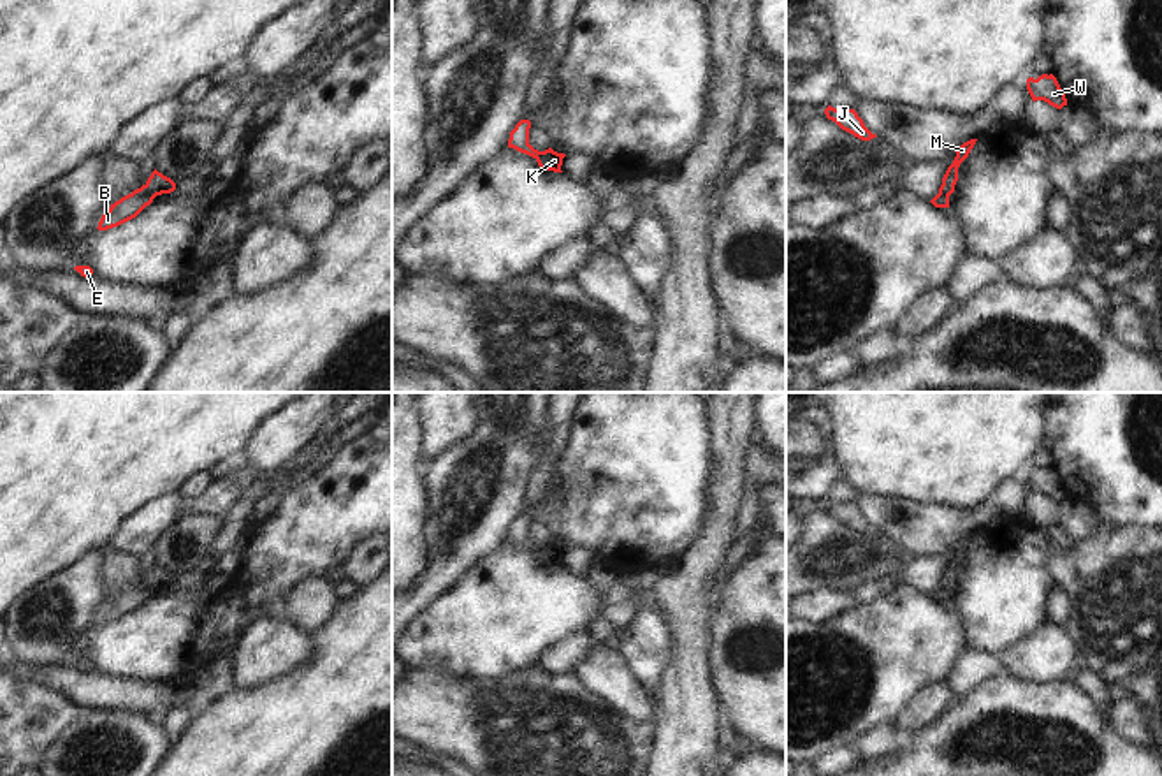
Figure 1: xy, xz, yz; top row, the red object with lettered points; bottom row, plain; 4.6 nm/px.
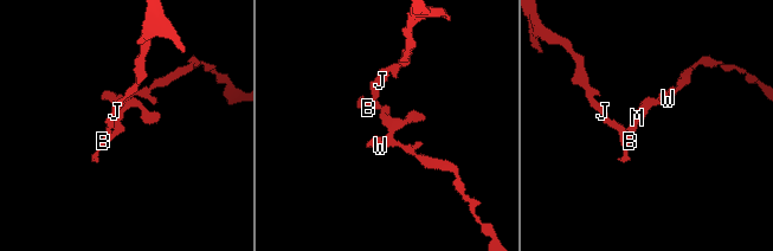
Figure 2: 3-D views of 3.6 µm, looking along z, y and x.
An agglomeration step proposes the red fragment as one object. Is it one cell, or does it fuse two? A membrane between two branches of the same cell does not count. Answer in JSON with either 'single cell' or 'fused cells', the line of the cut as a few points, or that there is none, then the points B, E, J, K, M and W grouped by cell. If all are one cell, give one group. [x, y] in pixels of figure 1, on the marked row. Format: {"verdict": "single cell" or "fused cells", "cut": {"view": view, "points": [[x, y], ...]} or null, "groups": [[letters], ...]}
{"verdict": "fused cells", "cut": {"view": "xy", "points": [[139, 189], [153, 197]]}, "groups": [["B", "E", "J"], ["K", "M", "W"]]}

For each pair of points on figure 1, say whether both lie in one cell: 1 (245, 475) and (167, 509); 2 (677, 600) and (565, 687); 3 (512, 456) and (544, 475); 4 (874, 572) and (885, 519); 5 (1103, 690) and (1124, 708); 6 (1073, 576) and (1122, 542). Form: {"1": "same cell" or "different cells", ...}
{"1": "same cell", "2": "different cells", "3": "different cells", "4": "different cells", "5": "different cells", "6": "same cell"}

